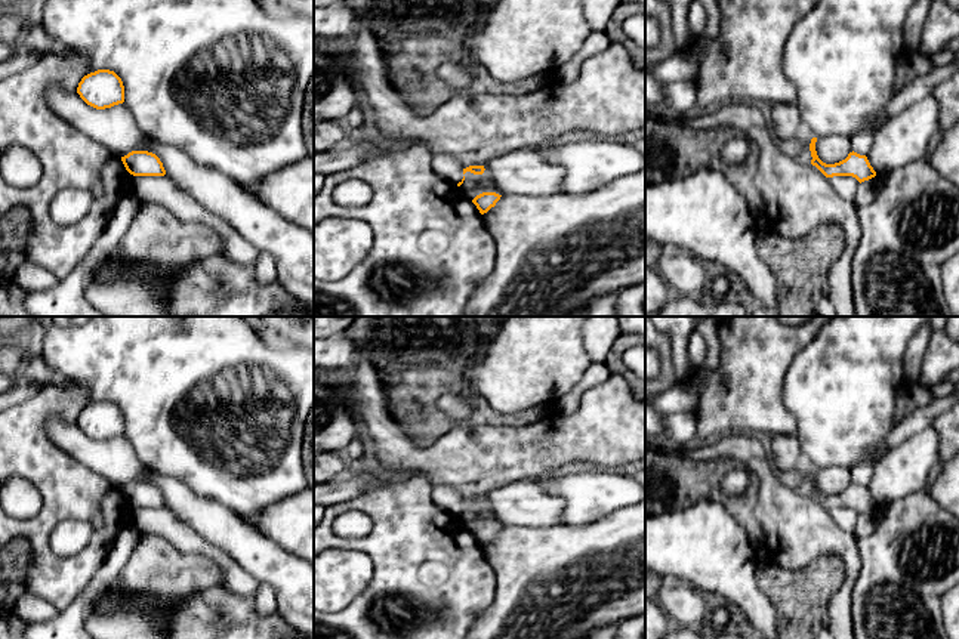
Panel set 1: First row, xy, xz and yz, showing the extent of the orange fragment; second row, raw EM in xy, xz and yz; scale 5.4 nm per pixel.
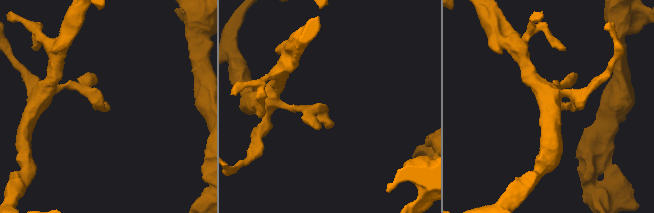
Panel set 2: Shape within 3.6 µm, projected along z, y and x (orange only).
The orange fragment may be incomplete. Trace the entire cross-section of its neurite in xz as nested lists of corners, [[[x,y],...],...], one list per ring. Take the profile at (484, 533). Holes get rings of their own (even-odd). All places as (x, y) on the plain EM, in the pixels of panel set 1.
[[[482,524],[477,527],[472,534],[477,537],[481,546],[487,544],[496,534],[500,531],[502,527],[496,524]]]

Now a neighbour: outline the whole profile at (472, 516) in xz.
[[[484,497],[482,506],[474,506],[471,503],[466,503],[463,515],[459,518],[460,524],[468,530],[474,531],[477,527],[482,524],[496,524],[499,527],[503,527],[502,522],[497,519],[494,510],[490,506],[490,501],[487,497]]]

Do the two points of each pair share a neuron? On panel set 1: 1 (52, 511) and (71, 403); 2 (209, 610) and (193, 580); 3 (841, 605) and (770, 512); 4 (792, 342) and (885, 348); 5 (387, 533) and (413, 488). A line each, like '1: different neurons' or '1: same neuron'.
1: same neuron
2: different neurons
3: same neuron
4: different neurons
5: same neuron

